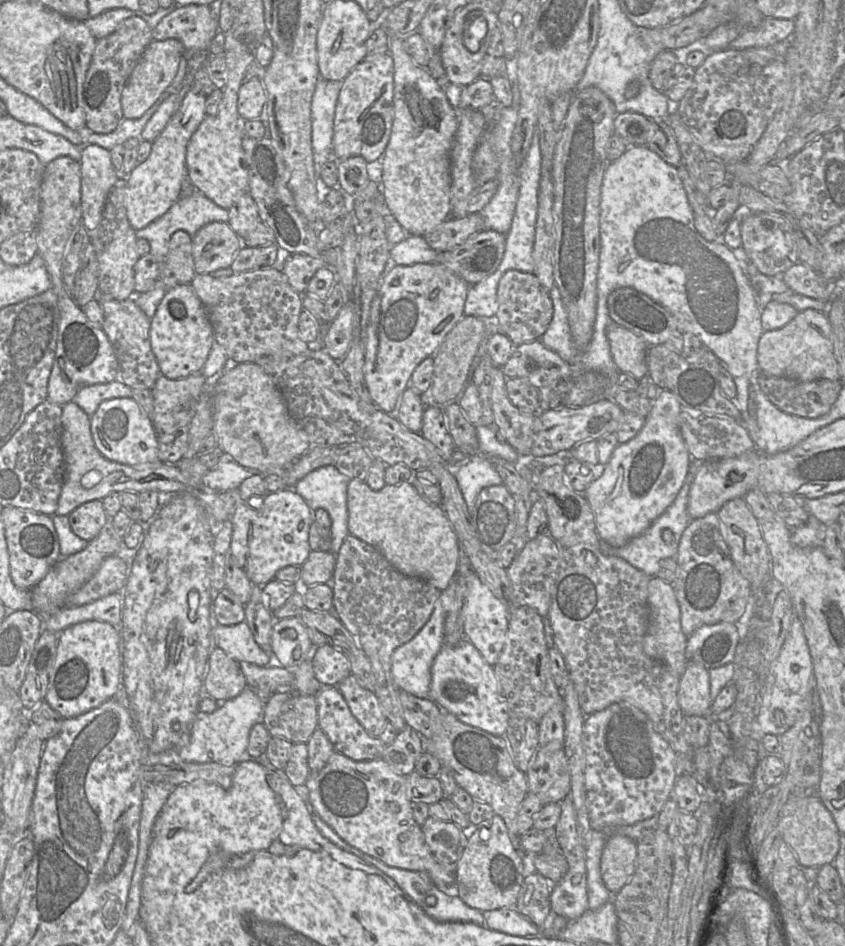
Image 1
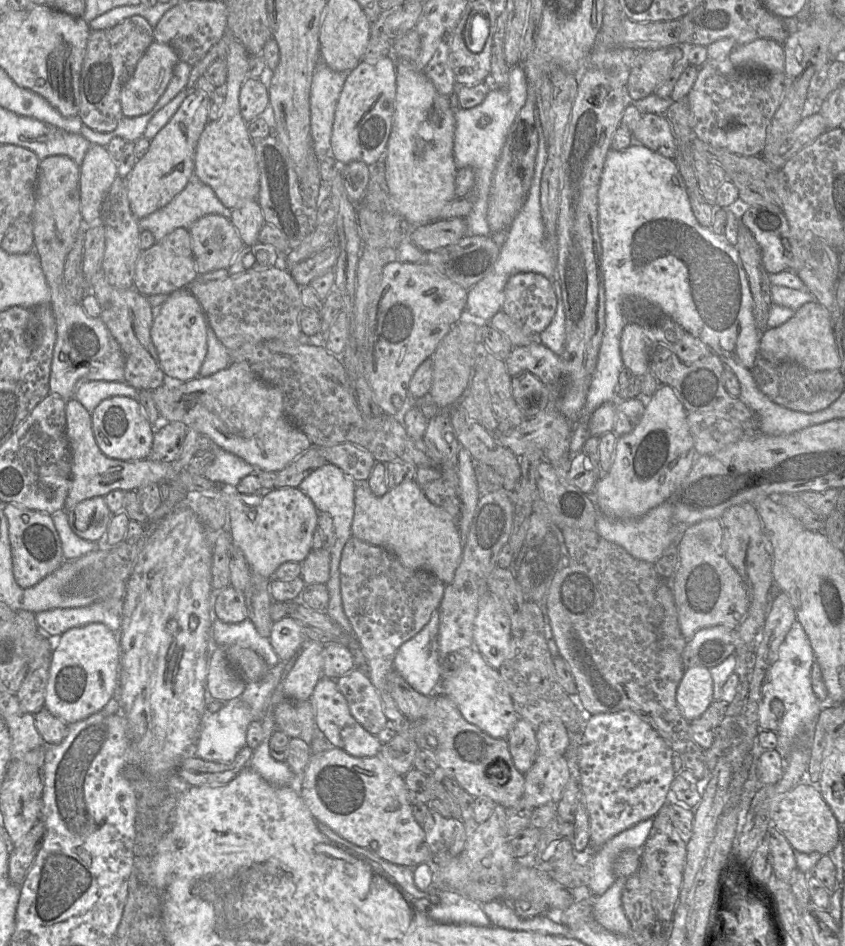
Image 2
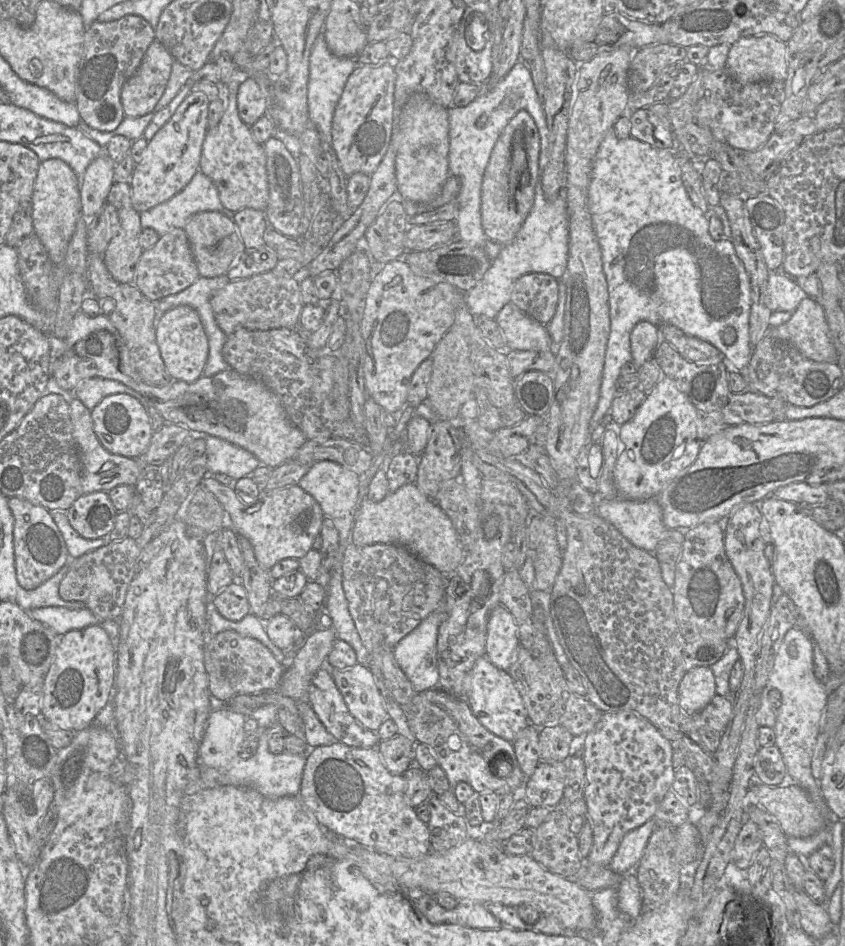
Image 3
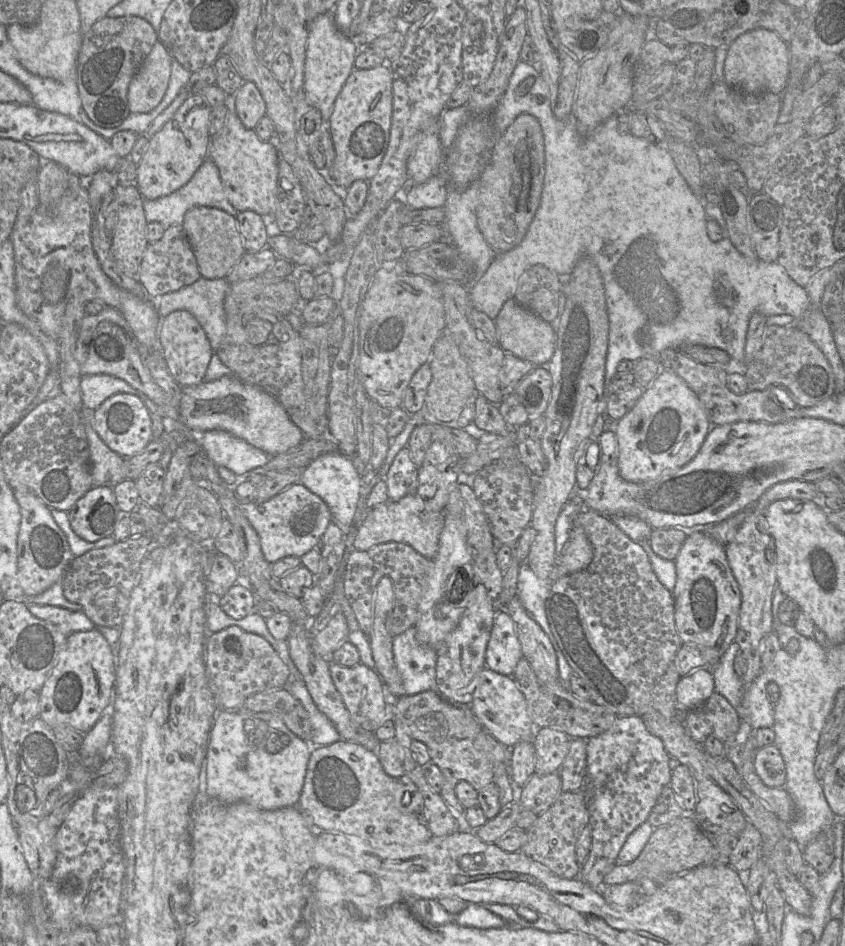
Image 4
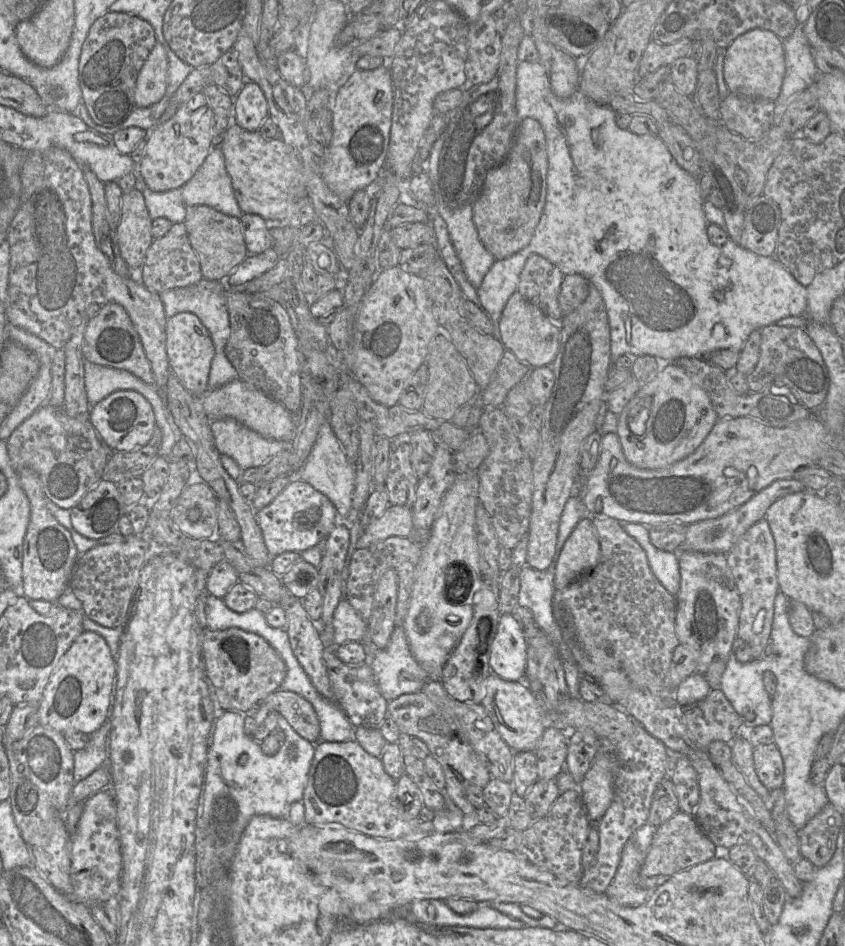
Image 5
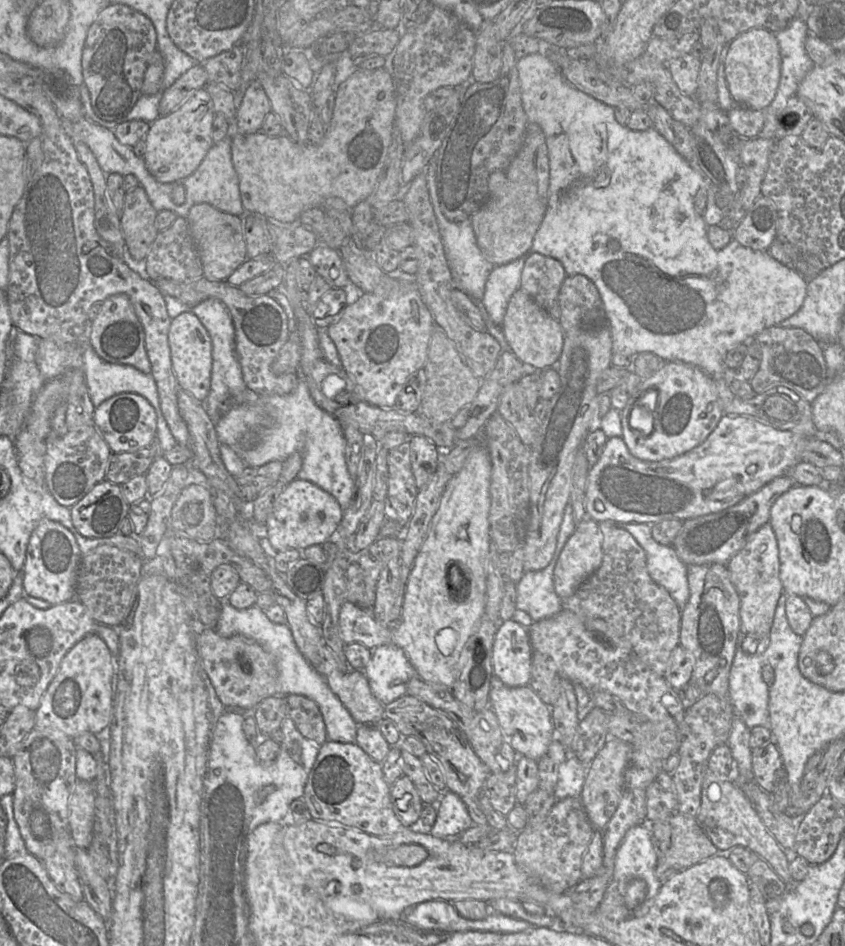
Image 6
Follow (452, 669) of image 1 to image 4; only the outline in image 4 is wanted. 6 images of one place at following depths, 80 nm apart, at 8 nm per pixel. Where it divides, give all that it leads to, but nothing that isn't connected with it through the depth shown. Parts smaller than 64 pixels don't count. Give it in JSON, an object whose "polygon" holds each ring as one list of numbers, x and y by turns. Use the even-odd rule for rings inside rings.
{"polygon":[[483,668,473,680,472,701,467,707,483,728,508,748,521,741,533,740,536,728,530,719,525,697,511,676]]}

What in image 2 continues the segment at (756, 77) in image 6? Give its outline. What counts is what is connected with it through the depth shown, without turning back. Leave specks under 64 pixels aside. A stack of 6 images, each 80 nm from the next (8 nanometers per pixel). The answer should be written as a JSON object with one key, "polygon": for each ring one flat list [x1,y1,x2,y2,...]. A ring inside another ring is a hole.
{"polygon":[[757,39,736,45,729,55,738,69,752,72,784,72,785,51,783,44,771,39]]}

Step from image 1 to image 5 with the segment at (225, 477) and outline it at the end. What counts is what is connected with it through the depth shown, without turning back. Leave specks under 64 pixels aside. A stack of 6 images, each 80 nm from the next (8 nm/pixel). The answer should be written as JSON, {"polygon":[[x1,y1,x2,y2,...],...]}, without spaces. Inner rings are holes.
{"polygon":[[234,418,211,420,210,428,218,452,231,457,241,470,260,467,291,447,291,441,263,437]]}

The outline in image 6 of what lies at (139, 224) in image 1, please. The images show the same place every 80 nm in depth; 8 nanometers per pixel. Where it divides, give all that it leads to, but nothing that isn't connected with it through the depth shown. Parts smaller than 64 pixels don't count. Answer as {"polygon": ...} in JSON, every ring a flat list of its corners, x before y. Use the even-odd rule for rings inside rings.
{"polygon":[[201,88,194,91,178,109,152,122,145,136,144,162,149,173,160,183,177,182,191,175,214,145,214,117,212,99,206,88]]}

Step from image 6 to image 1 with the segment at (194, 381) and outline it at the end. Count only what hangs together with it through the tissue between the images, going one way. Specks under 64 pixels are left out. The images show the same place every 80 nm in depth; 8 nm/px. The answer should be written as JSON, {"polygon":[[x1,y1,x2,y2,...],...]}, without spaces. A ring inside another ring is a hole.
{"polygon":[[191,283,167,290,150,324,151,349,160,373,171,380,177,380,202,371,213,341,212,326]]}

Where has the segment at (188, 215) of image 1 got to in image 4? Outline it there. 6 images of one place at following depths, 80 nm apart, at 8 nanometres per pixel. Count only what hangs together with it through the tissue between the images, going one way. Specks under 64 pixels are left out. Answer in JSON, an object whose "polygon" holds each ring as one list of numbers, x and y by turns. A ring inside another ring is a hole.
{"polygon":[[206,158,192,178,177,191,154,200,143,199,146,221,148,223,159,222,165,228,172,225,181,225,186,212,198,206,217,208,233,217,236,217,239,213,228,201,220,179,219,170,210,158]]}

